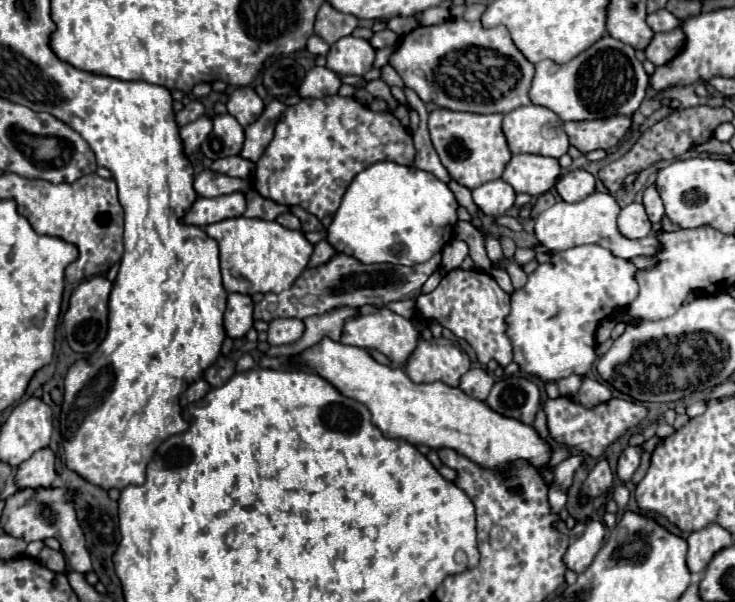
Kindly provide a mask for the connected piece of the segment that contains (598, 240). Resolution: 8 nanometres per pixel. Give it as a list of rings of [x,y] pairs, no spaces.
[[[594,192],[576,204],[558,200],[554,206],[544,210],[536,218],[536,226],[534,226],[536,238],[542,246],[546,246],[552,252],[562,252],[562,250],[568,250],[574,246],[584,246],[584,244],[598,244],[598,246],[608,248],[614,256],[634,258],[634,256],[642,256],[642,254],[658,254],[662,250],[660,242],[652,234],[648,238],[640,238],[640,240],[628,240],[628,238],[620,236],[618,226],[616,226],[618,212],[620,212],[620,206],[614,200],[614,196],[602,194],[602,192]]]

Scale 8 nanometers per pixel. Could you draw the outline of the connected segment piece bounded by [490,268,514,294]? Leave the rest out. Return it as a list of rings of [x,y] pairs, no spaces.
[[[492,268],[490,276],[492,276],[492,278],[498,282],[498,286],[500,286],[504,292],[508,292],[508,294],[512,294],[512,292],[514,292],[512,282],[510,282],[510,276],[506,274],[506,270],[494,270],[494,268]]]

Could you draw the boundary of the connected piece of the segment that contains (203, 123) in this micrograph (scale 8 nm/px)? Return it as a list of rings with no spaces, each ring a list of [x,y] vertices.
[[[200,116],[198,120],[194,120],[192,124],[186,124],[180,128],[180,136],[184,142],[184,150],[186,154],[192,154],[204,140],[206,136],[212,132],[212,118],[210,116]]]

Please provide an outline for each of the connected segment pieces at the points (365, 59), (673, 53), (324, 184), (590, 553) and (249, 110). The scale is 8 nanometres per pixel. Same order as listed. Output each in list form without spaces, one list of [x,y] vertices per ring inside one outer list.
[[[344,36],[336,44],[330,46],[326,66],[340,76],[348,74],[366,74],[372,70],[376,50],[370,46],[368,40],[356,36]]]
[[[682,26],[674,28],[672,32],[660,32],[654,34],[652,42],[646,48],[646,58],[654,64],[654,66],[664,66],[668,62],[672,62],[684,48],[686,36]]]
[[[338,94],[320,100],[308,98],[296,106],[288,106],[282,114],[282,120],[276,126],[270,146],[256,162],[254,186],[264,198],[286,206],[300,206],[306,212],[314,214],[318,220],[322,220],[324,216],[336,214],[336,208],[340,206],[340,196],[344,196],[348,184],[354,180],[358,172],[380,160],[392,160],[404,166],[412,166],[414,156],[416,150],[412,134],[398,122],[394,114],[374,112],[368,106],[356,102],[354,98],[344,98]]]
[[[588,522],[586,532],[570,544],[570,548],[564,556],[566,566],[578,574],[584,572],[584,568],[588,568],[588,564],[592,564],[602,542],[604,542],[604,524],[602,522]]]
[[[244,86],[244,88],[236,88],[230,98],[228,98],[228,114],[234,116],[240,126],[250,126],[254,120],[260,118],[262,110],[264,110],[264,102],[262,98],[254,92],[252,86]]]

